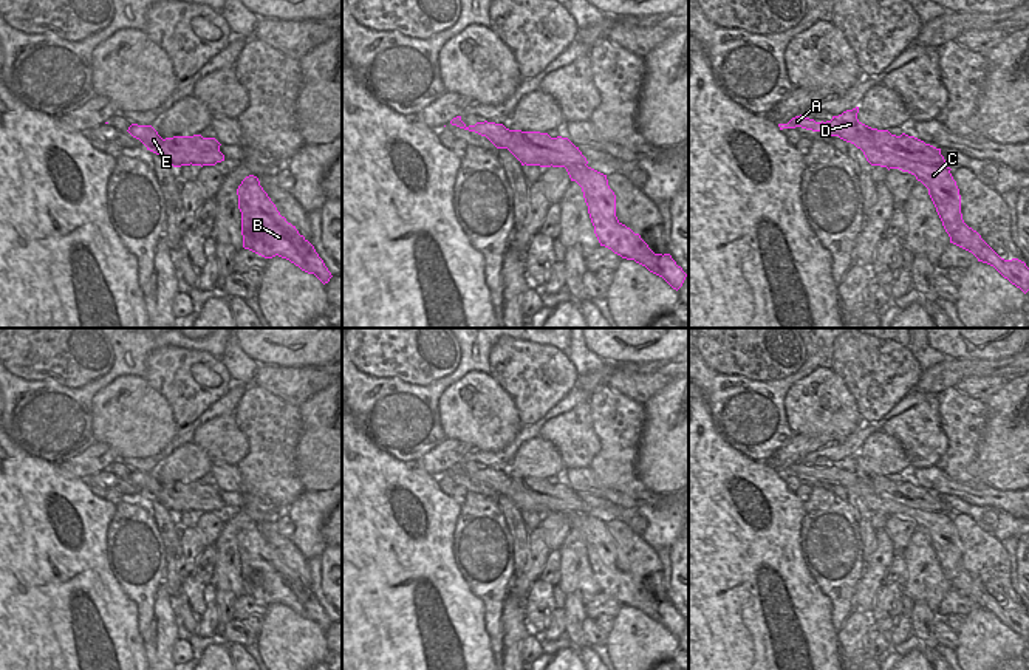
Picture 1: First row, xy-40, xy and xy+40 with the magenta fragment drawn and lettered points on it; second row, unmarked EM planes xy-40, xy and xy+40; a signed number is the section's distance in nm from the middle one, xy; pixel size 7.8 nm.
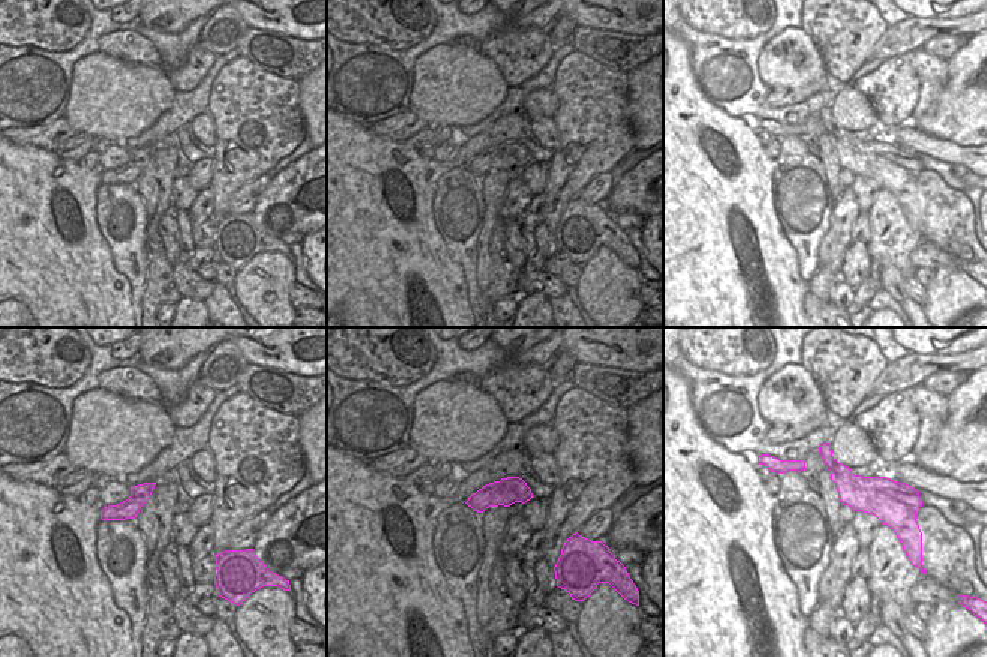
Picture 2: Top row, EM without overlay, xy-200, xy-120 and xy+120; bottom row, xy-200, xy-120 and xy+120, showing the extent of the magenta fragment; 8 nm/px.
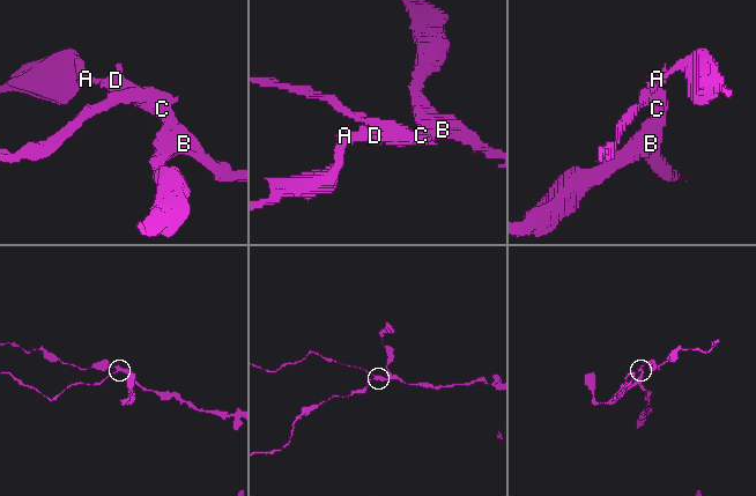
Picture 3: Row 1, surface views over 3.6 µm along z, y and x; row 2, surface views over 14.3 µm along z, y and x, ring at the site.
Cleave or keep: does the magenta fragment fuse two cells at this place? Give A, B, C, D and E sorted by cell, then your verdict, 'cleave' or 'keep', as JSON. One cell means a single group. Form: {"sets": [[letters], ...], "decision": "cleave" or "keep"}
{"sets": [["A", "B", "C", "E"], ["D"]], "decision": "cleave"}

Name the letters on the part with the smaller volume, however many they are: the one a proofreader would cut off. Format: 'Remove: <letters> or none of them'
Remove: D

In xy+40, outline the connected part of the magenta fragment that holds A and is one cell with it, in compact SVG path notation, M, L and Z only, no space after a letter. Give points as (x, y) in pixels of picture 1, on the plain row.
M795 463L788 470L778 470L780 477L802 473L825 481L839 483L860 495L871 512L899 515L916 523L927 535L942 568L950 590L972 599L978 608L993 613L1004 625L1020 634L1024 641L1029 638L1029 614L1018 605L1001 605L981 582L969 574L961 560L961 542L947 512L925 512L908 508L904 501L887 500L876 489L860 486L860 478L846 469L836 466L815 469L805 463Z

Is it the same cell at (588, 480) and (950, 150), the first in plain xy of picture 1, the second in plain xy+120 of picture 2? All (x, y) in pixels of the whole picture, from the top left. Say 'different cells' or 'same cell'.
same cell

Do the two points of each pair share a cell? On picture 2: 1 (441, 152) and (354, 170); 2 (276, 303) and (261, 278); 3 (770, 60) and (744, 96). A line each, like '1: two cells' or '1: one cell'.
1: two cells
2: one cell
3: two cells

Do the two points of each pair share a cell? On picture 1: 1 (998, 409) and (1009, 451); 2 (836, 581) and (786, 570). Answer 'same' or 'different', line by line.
1: same
2: different

